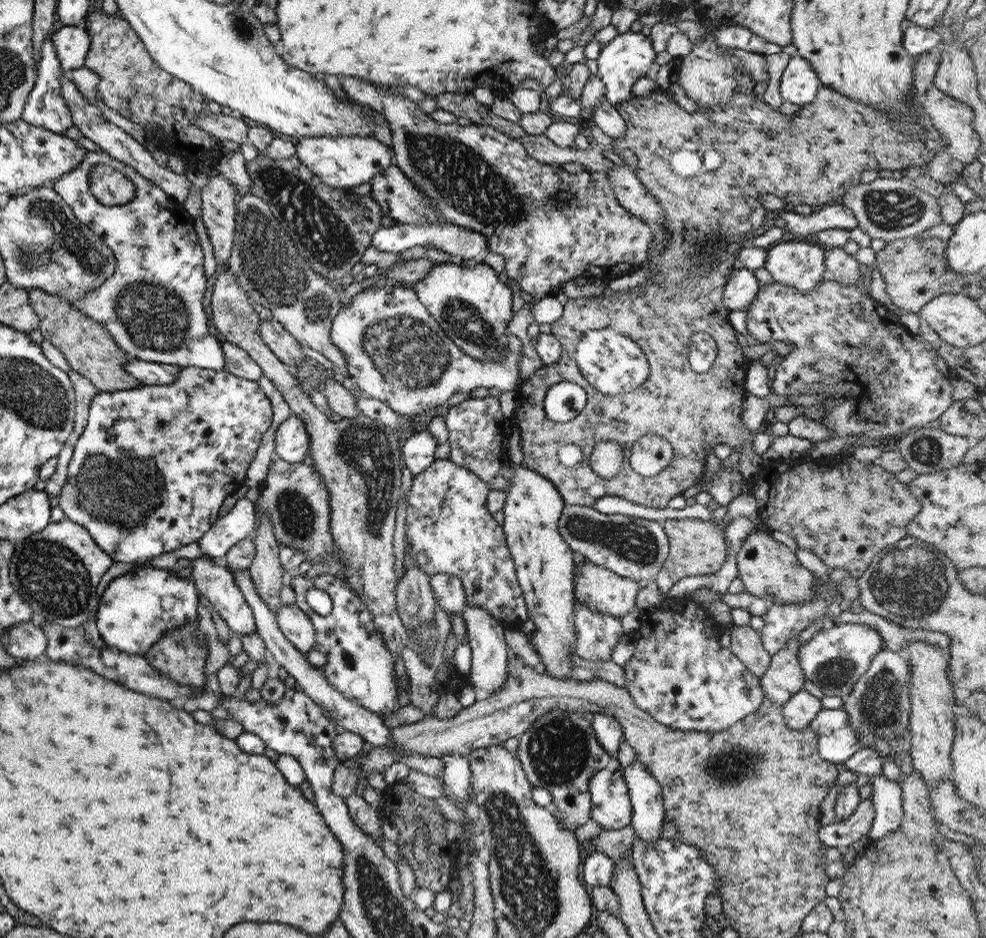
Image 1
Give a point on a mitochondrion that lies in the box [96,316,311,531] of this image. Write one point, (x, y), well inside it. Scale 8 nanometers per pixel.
(112, 438)

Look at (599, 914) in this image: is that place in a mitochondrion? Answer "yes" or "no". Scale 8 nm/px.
no

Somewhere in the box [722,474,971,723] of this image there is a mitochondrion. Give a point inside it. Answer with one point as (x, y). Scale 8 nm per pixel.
(913, 584)

